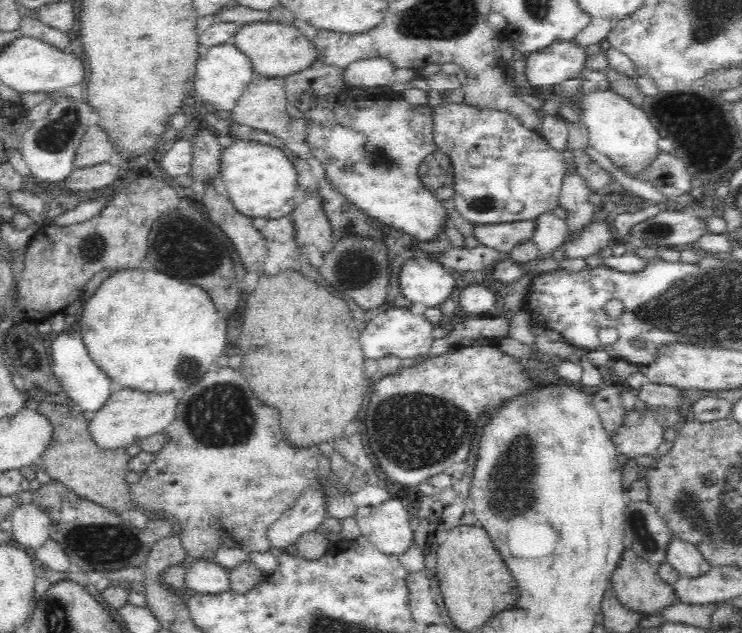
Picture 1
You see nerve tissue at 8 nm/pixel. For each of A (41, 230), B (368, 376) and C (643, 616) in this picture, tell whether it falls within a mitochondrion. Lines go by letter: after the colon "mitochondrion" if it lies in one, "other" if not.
A: other
B: other
C: other

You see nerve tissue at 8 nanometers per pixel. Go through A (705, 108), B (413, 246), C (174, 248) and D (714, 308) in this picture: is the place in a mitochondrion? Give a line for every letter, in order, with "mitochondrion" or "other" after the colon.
A: other
B: other
C: mitochondrion
D: mitochondrion

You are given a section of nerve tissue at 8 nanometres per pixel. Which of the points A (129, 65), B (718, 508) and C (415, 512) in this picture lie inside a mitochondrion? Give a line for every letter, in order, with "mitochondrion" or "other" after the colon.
A: other
B: mitochondrion
C: other

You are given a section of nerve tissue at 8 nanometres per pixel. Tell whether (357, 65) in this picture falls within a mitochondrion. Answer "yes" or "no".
no

